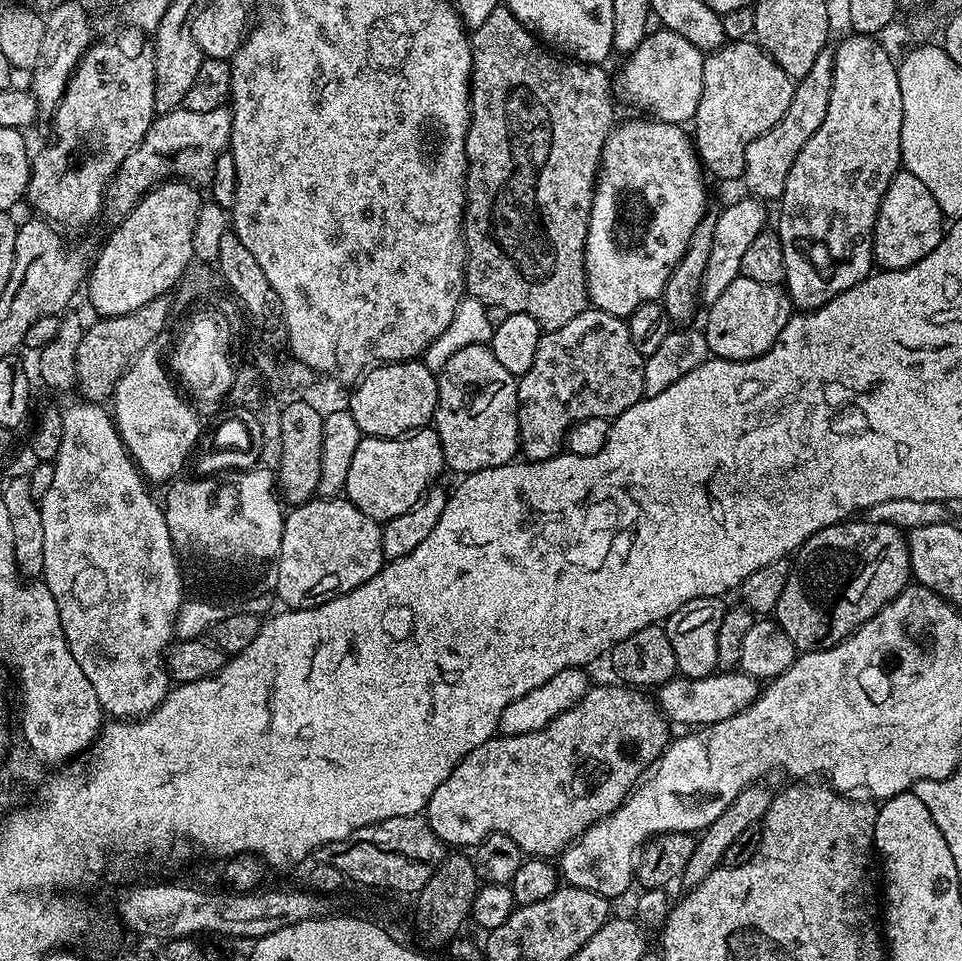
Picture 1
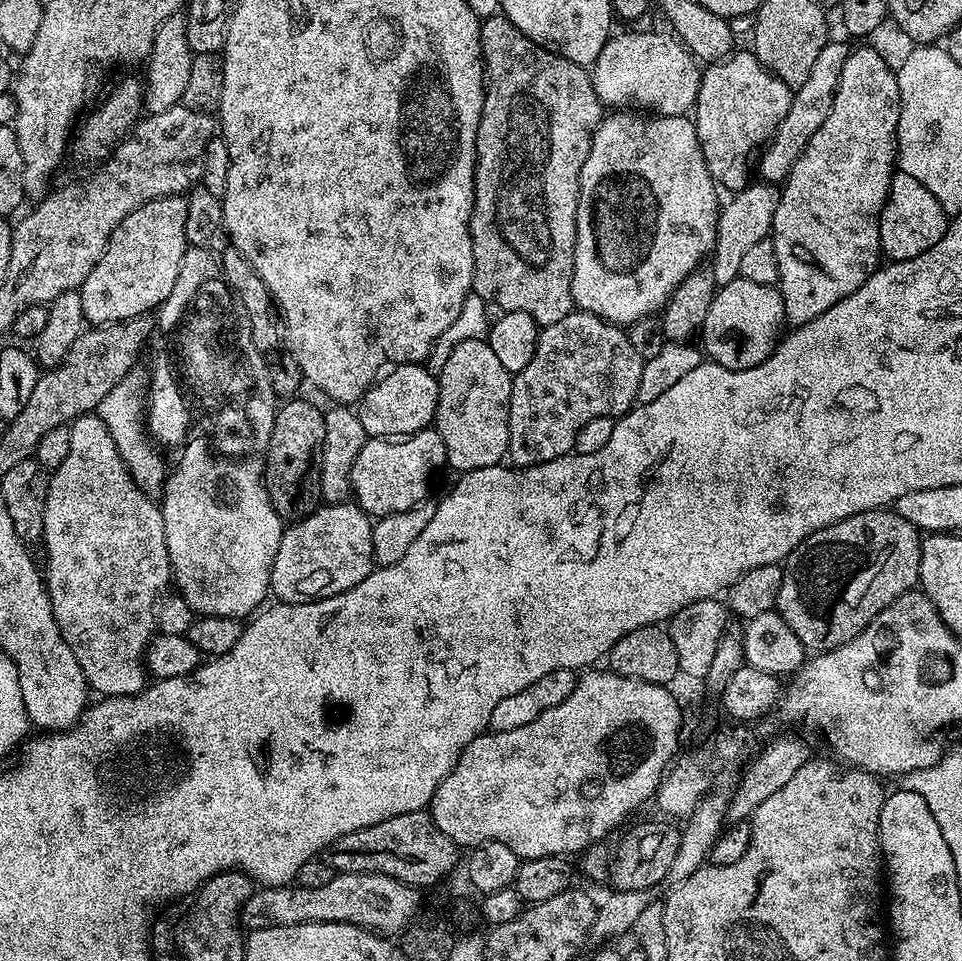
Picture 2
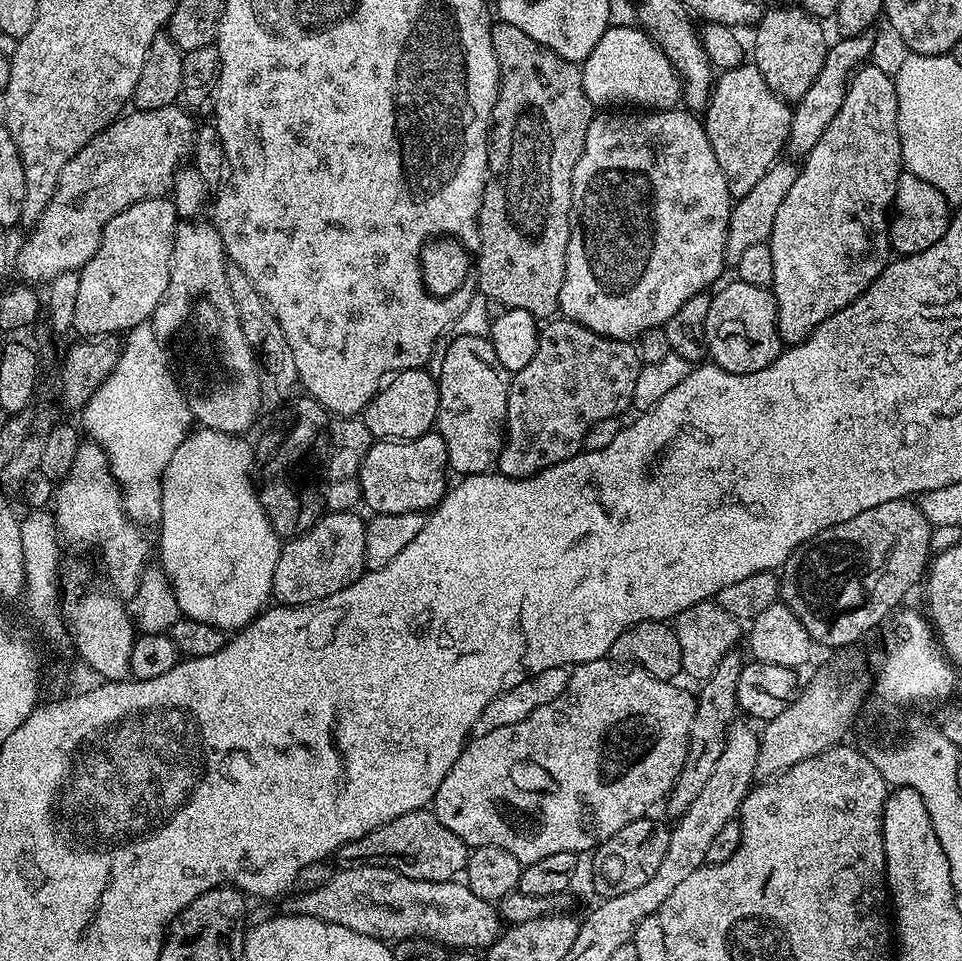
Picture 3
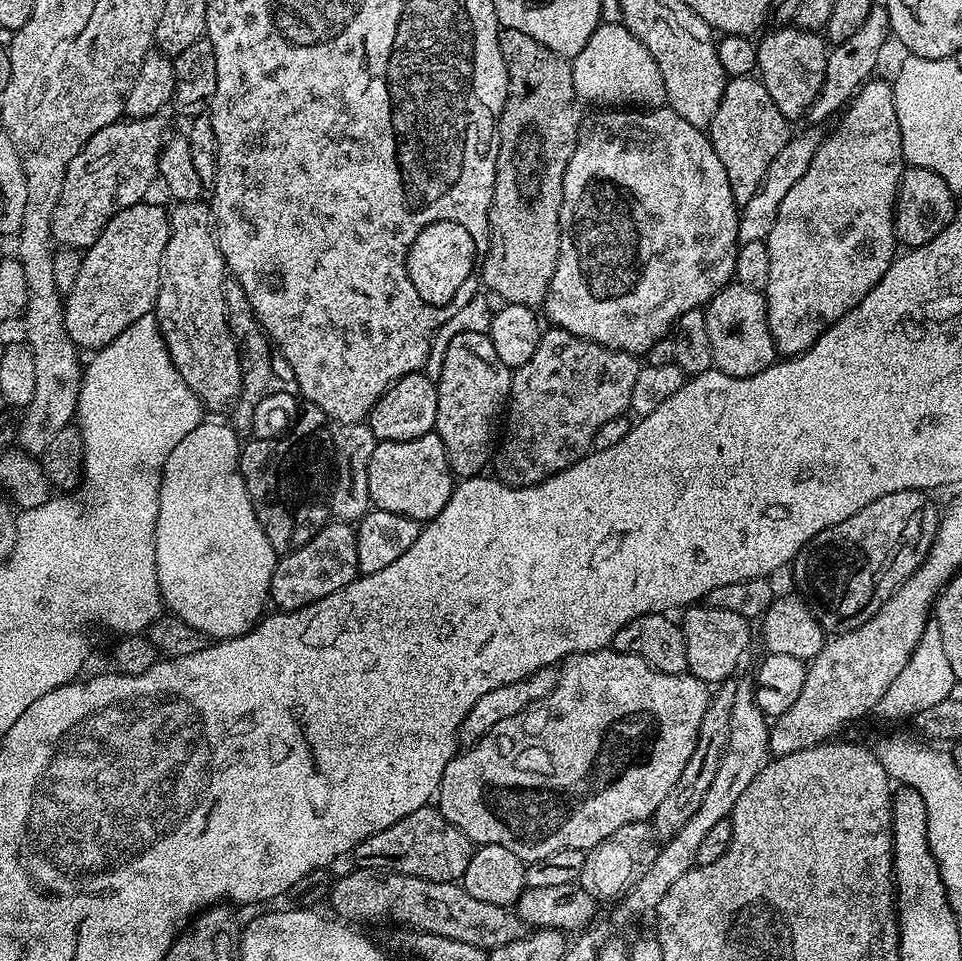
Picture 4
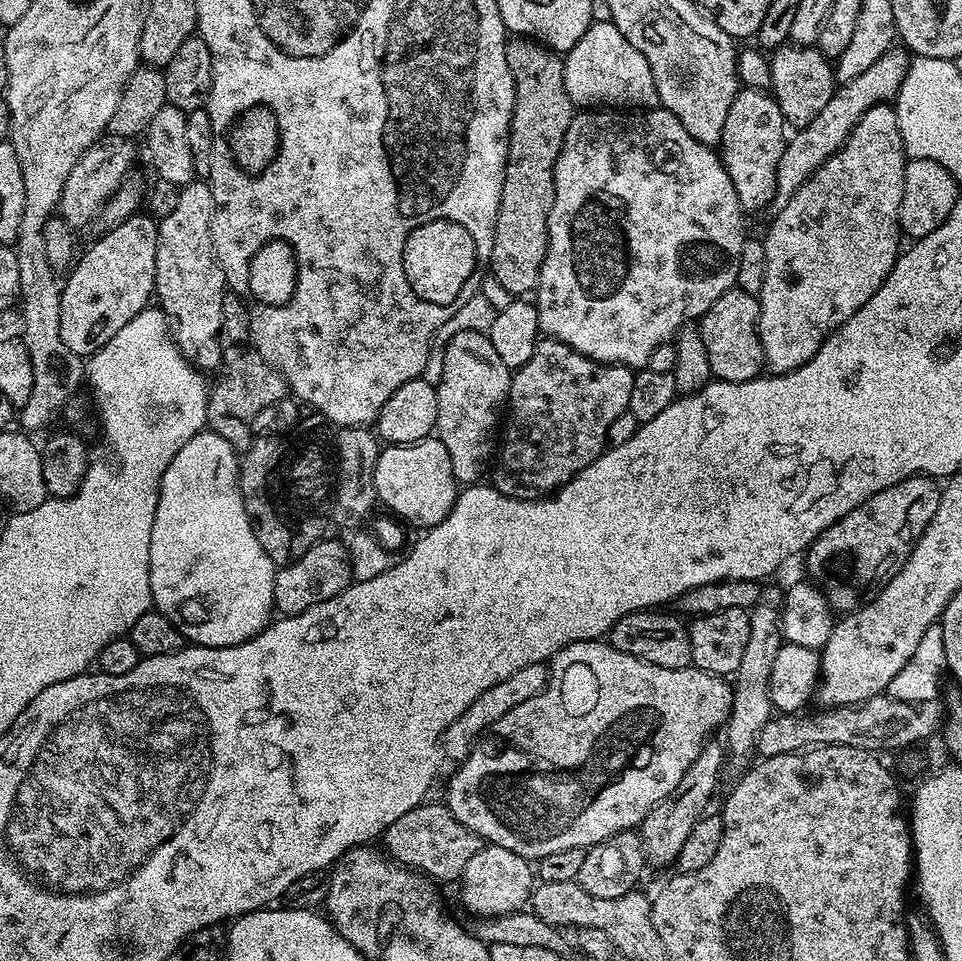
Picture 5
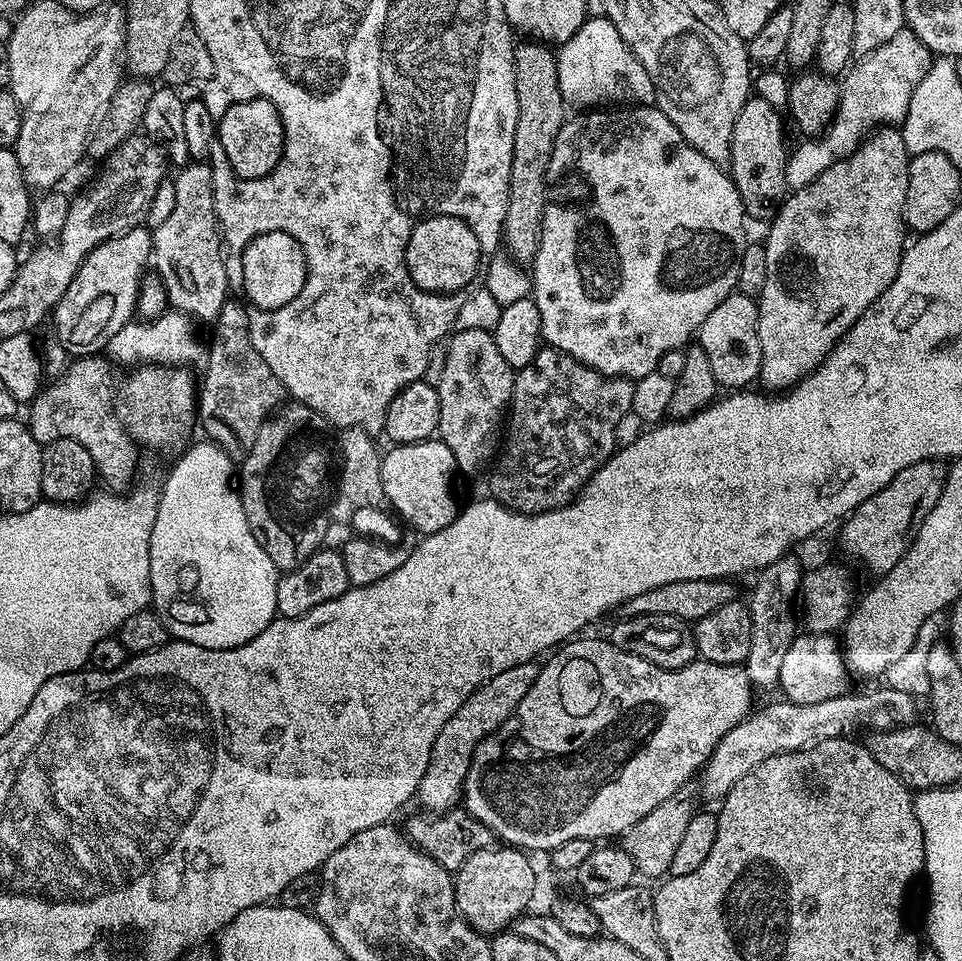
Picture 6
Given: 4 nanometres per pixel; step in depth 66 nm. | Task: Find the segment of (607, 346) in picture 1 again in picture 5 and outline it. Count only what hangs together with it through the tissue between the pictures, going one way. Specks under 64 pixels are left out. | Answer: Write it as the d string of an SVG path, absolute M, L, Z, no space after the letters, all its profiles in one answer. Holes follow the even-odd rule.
M537 340L530 362L512 372L506 401L508 429L502 432L502 443L490 472L491 483L502 495L519 500L538 500L569 484L583 468L604 453L610 425L618 414L628 411L635 377L636 372L626 365L592 360L561 340Z

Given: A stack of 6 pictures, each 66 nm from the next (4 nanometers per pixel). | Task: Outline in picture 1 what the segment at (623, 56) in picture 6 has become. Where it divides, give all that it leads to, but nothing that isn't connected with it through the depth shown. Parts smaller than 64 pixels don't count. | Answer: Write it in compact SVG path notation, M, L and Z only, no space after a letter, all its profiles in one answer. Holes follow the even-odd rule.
M667 30L648 34L635 50L627 53L624 69L620 72L618 88L628 95L632 104L641 108L641 113L651 119L681 126L695 121L698 102L702 102L702 78L706 74L705 53L686 42L678 34Z

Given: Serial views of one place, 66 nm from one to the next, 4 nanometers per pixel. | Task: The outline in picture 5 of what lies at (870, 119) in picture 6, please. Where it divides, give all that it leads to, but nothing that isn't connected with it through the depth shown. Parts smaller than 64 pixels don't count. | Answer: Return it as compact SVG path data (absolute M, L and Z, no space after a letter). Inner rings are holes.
M893 50L882 54L882 58L878 58L874 66L869 66L862 74L858 74L858 78L839 85L830 102L826 102L822 114L818 114L818 118L814 118L810 126L795 129L787 137L782 150L782 159L778 161L776 193L771 203L773 209L779 210L782 206L786 206L786 202L790 202L798 186L802 186L802 182L806 182L810 174L818 170L818 166L822 166L822 162L829 160L844 145L850 130L854 130L854 126L862 118L862 114L866 114L866 110L870 110L876 104L895 101L908 73L909 63L910 56L907 51Z

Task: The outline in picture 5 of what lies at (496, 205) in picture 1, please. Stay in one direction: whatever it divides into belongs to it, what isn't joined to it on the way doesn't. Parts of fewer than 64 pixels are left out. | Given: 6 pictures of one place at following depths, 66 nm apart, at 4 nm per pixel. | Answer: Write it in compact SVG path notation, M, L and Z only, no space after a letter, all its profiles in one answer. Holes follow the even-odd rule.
M513 35L508 40L506 46L506 66L510 70L510 74L514 78L514 86L516 87L516 101L514 102L514 110L512 111L512 125L508 131L508 157L506 158L506 166L504 167L504 181L502 182L502 200L498 206L498 218L494 226L494 246L492 247L492 263L490 265L491 275L498 281L502 282L502 286L506 286L506 290L513 298L523 297L525 294L531 293L535 289L536 284L540 281L540 271L542 270L542 262L546 258L546 250L548 249L548 219L550 218L550 206L554 206L554 166L558 162L558 154L562 150L562 142L566 138L566 130L570 126L574 115L574 105L570 94L566 94L566 78L564 77L564 62L557 53L551 48L547 48L545 44L538 40L530 40L527 36Z

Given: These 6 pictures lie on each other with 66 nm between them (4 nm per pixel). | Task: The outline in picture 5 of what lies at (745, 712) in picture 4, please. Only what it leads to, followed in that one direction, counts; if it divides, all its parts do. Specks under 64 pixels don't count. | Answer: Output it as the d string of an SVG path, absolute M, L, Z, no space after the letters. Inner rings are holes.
M763 589L760 600L750 609L750 638L746 641L746 651L742 654L742 662L738 662L738 670L734 674L732 684L732 709L726 721L728 740L726 748L729 753L744 756L755 749L760 742L762 726L774 715L772 699L768 693L770 686L770 670L774 670L774 658L778 654L782 637L780 634L780 610L782 607L781 589Z

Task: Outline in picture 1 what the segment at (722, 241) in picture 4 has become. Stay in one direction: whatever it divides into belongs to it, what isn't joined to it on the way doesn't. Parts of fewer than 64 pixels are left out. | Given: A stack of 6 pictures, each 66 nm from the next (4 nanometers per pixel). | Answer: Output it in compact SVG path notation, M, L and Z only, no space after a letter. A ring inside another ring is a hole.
M640 118L644 120L628 120L625 124L617 123L611 134L606 138L606 146L602 150L600 170L596 174L596 189L590 206L590 218L586 230L586 246L584 247L584 269L588 275L588 298L593 308L600 308L606 314L614 314L621 318L628 318L632 312L638 310L643 303L659 301L664 295L664 287L682 254L686 254L686 246L690 246L690 238L698 230L698 226L706 219L704 207L708 204L708 196L704 193L705 173L699 156L696 154L696 145L693 137L684 133L685 129L678 124L667 124L661 120Z

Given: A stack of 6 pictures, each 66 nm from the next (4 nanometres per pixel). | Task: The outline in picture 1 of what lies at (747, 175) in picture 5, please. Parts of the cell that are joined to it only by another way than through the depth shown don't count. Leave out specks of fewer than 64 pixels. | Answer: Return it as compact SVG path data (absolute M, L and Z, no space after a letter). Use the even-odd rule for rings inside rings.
M748 38L733 39L717 48L715 52L707 53L704 66L706 74L702 78L702 102L698 102L694 121L696 154L700 158L703 171L709 177L739 181L746 166L746 146L750 146L750 142L754 142L758 134L766 134L766 130L773 128L778 118L786 114L794 81L788 77L786 70L782 70L782 66L778 66L778 62L774 62L774 58L770 58L768 52Z

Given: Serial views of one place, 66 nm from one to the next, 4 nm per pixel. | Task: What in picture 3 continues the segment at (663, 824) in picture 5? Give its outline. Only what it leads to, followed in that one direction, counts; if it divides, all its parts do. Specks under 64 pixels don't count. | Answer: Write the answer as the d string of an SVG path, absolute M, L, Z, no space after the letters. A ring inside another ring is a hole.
M736 650L728 652L726 658L718 662L714 674L710 674L710 678L706 678L699 685L700 692L695 693L696 709L694 710L694 722L690 722L688 757L682 766L679 778L676 779L675 786L666 797L666 805L668 804L668 812L672 818L679 818L690 806L690 802L698 798L702 786L706 786L706 781L710 779L718 758L722 758L724 739L728 737L728 725L733 723L738 716L736 705L738 678L746 663L745 657L740 657L738 653L739 651Z

